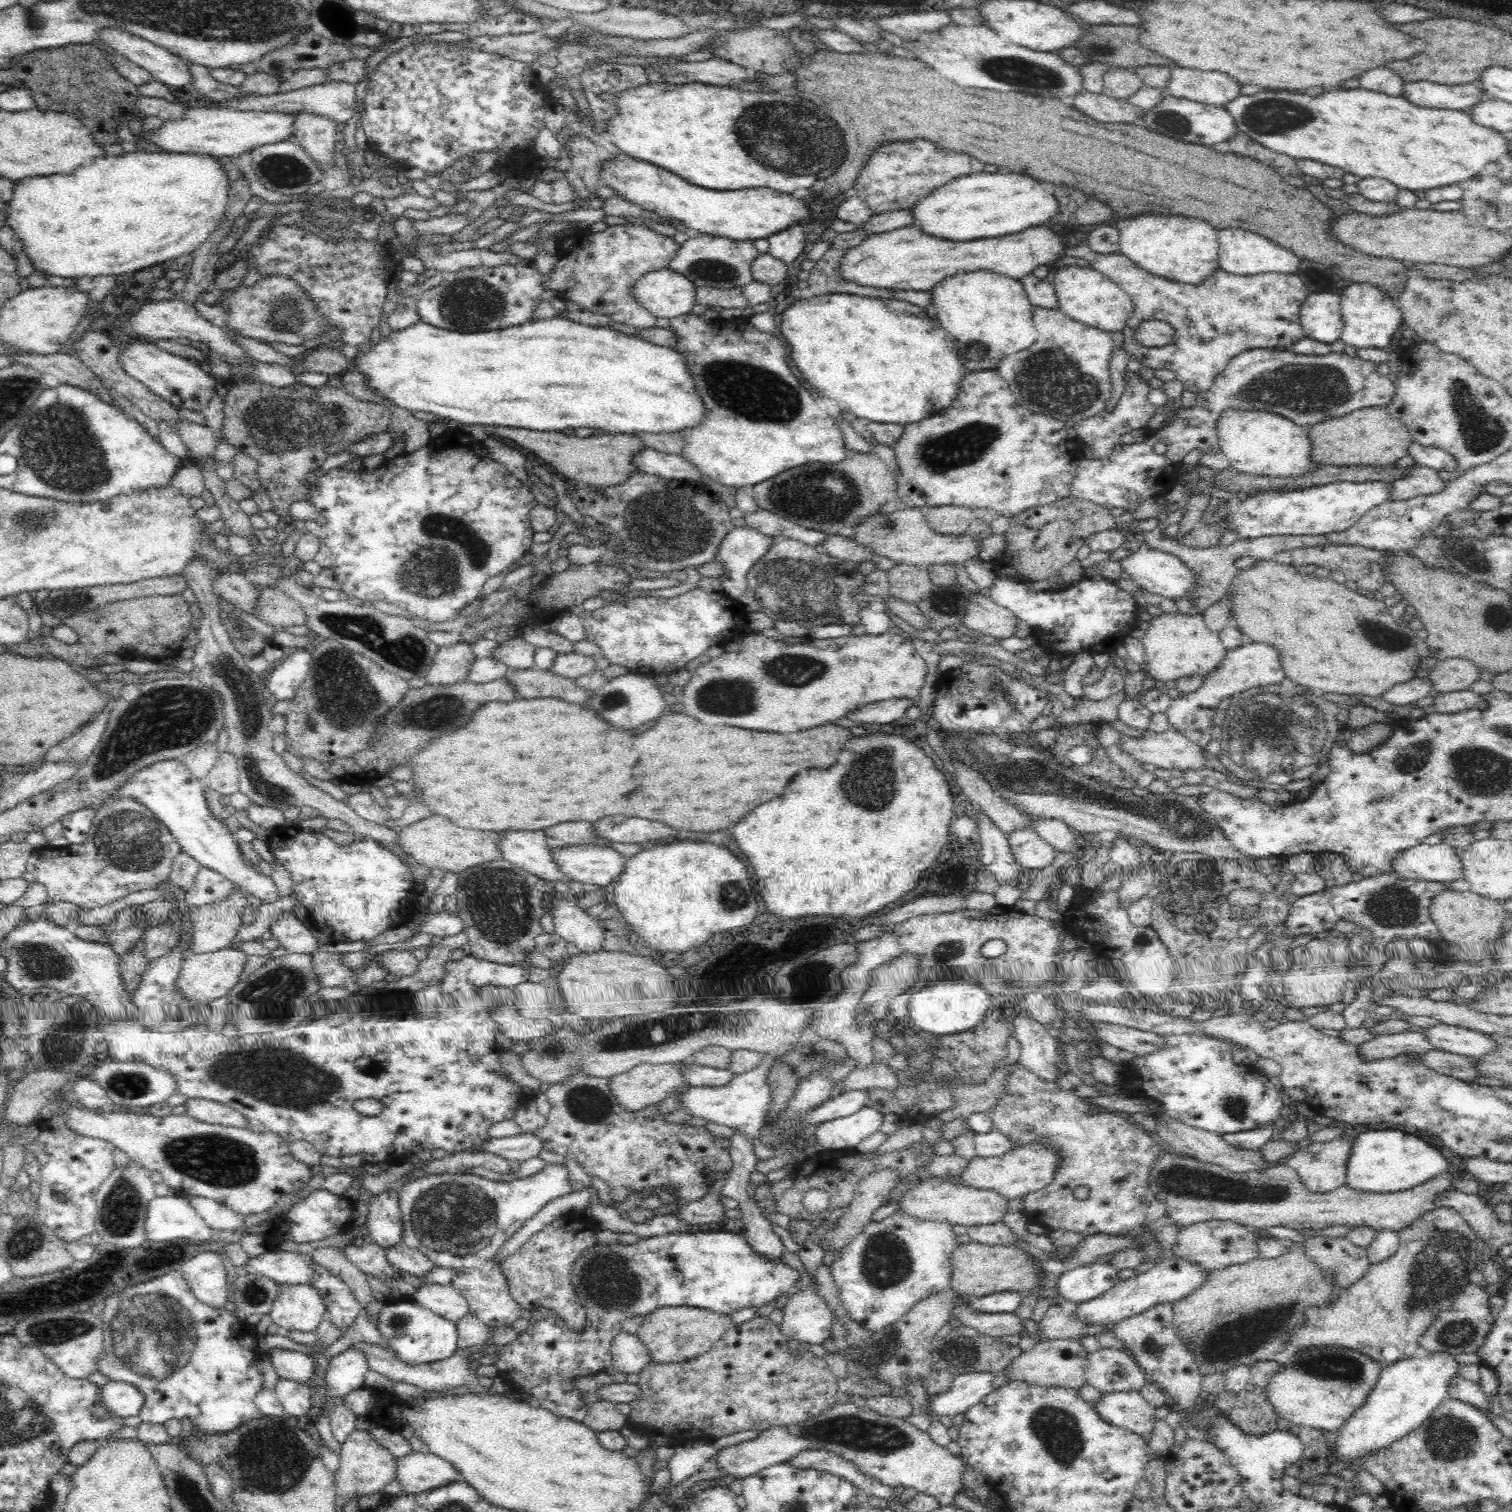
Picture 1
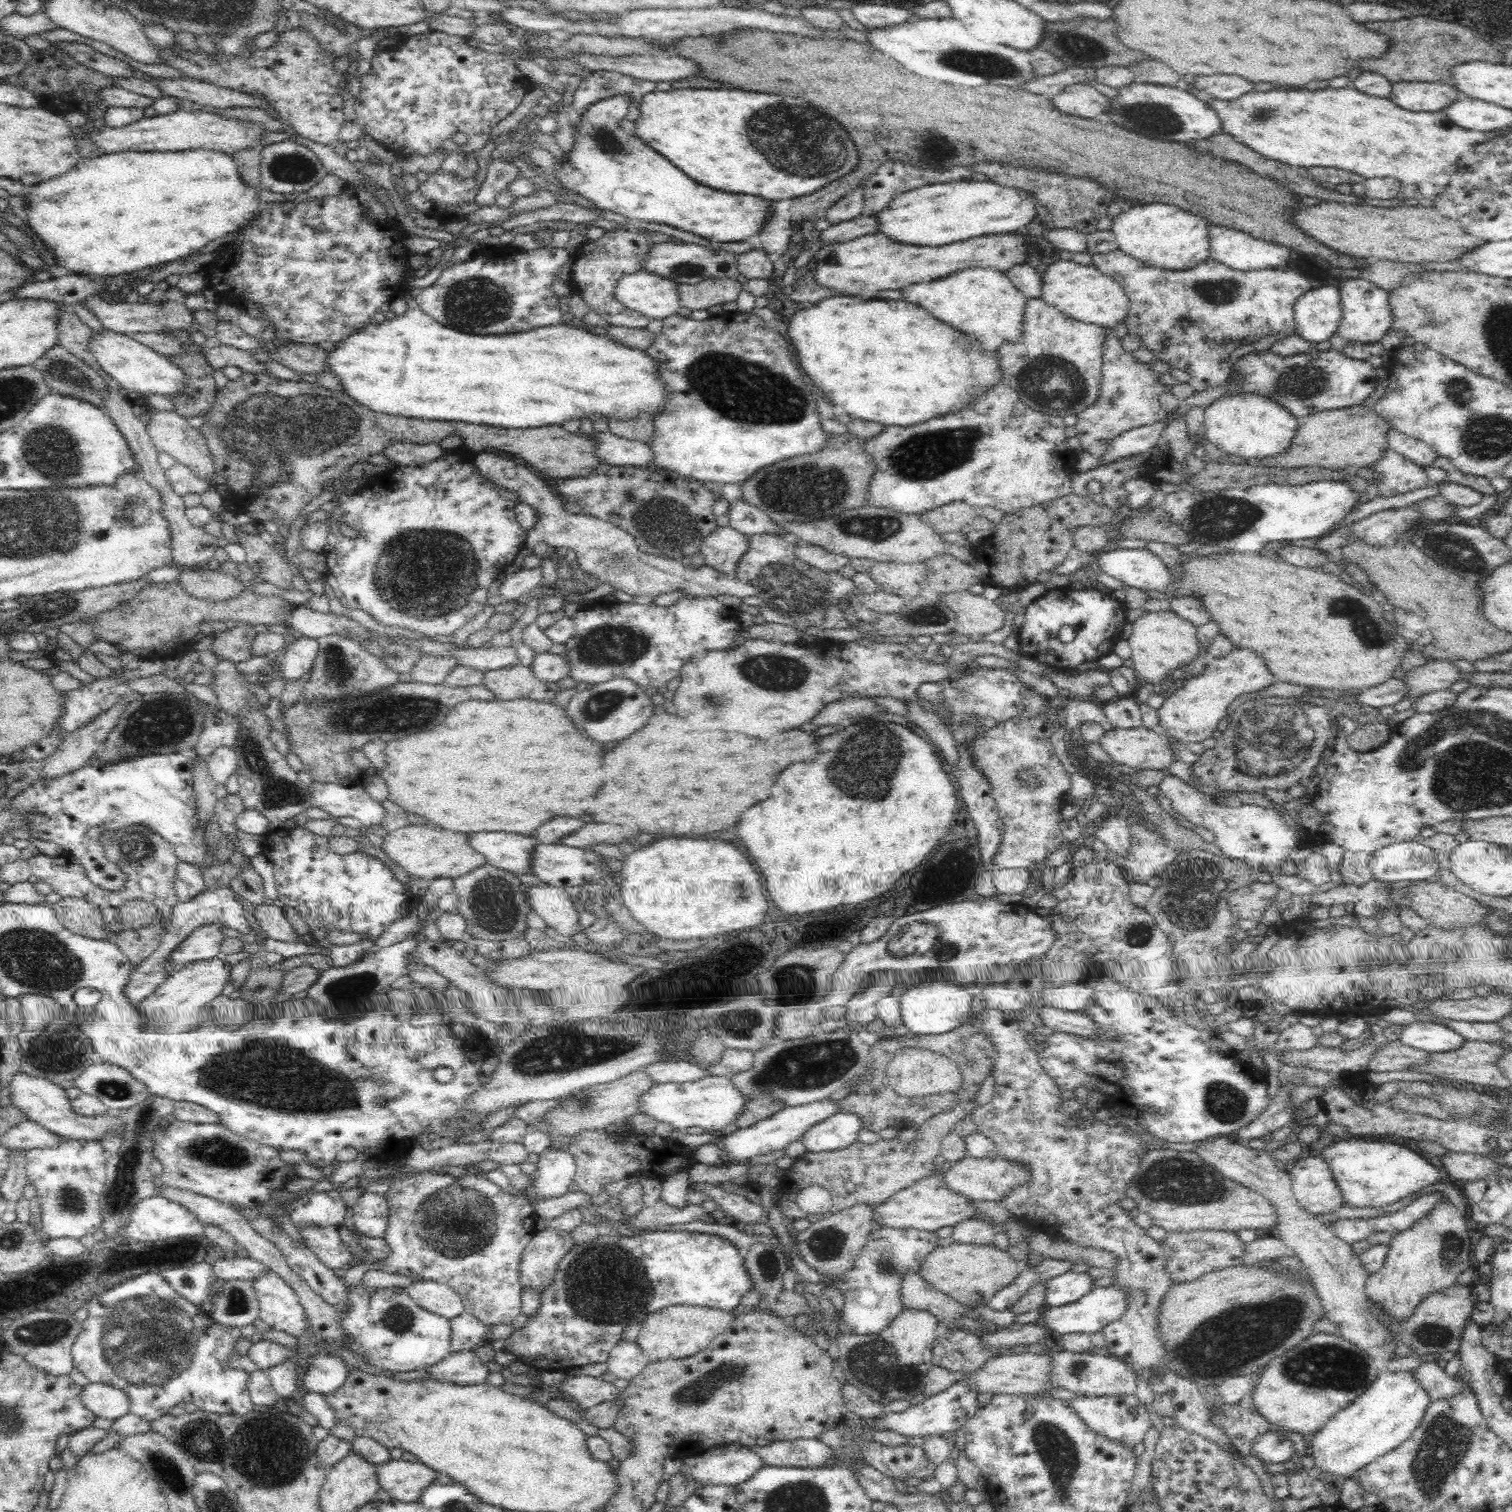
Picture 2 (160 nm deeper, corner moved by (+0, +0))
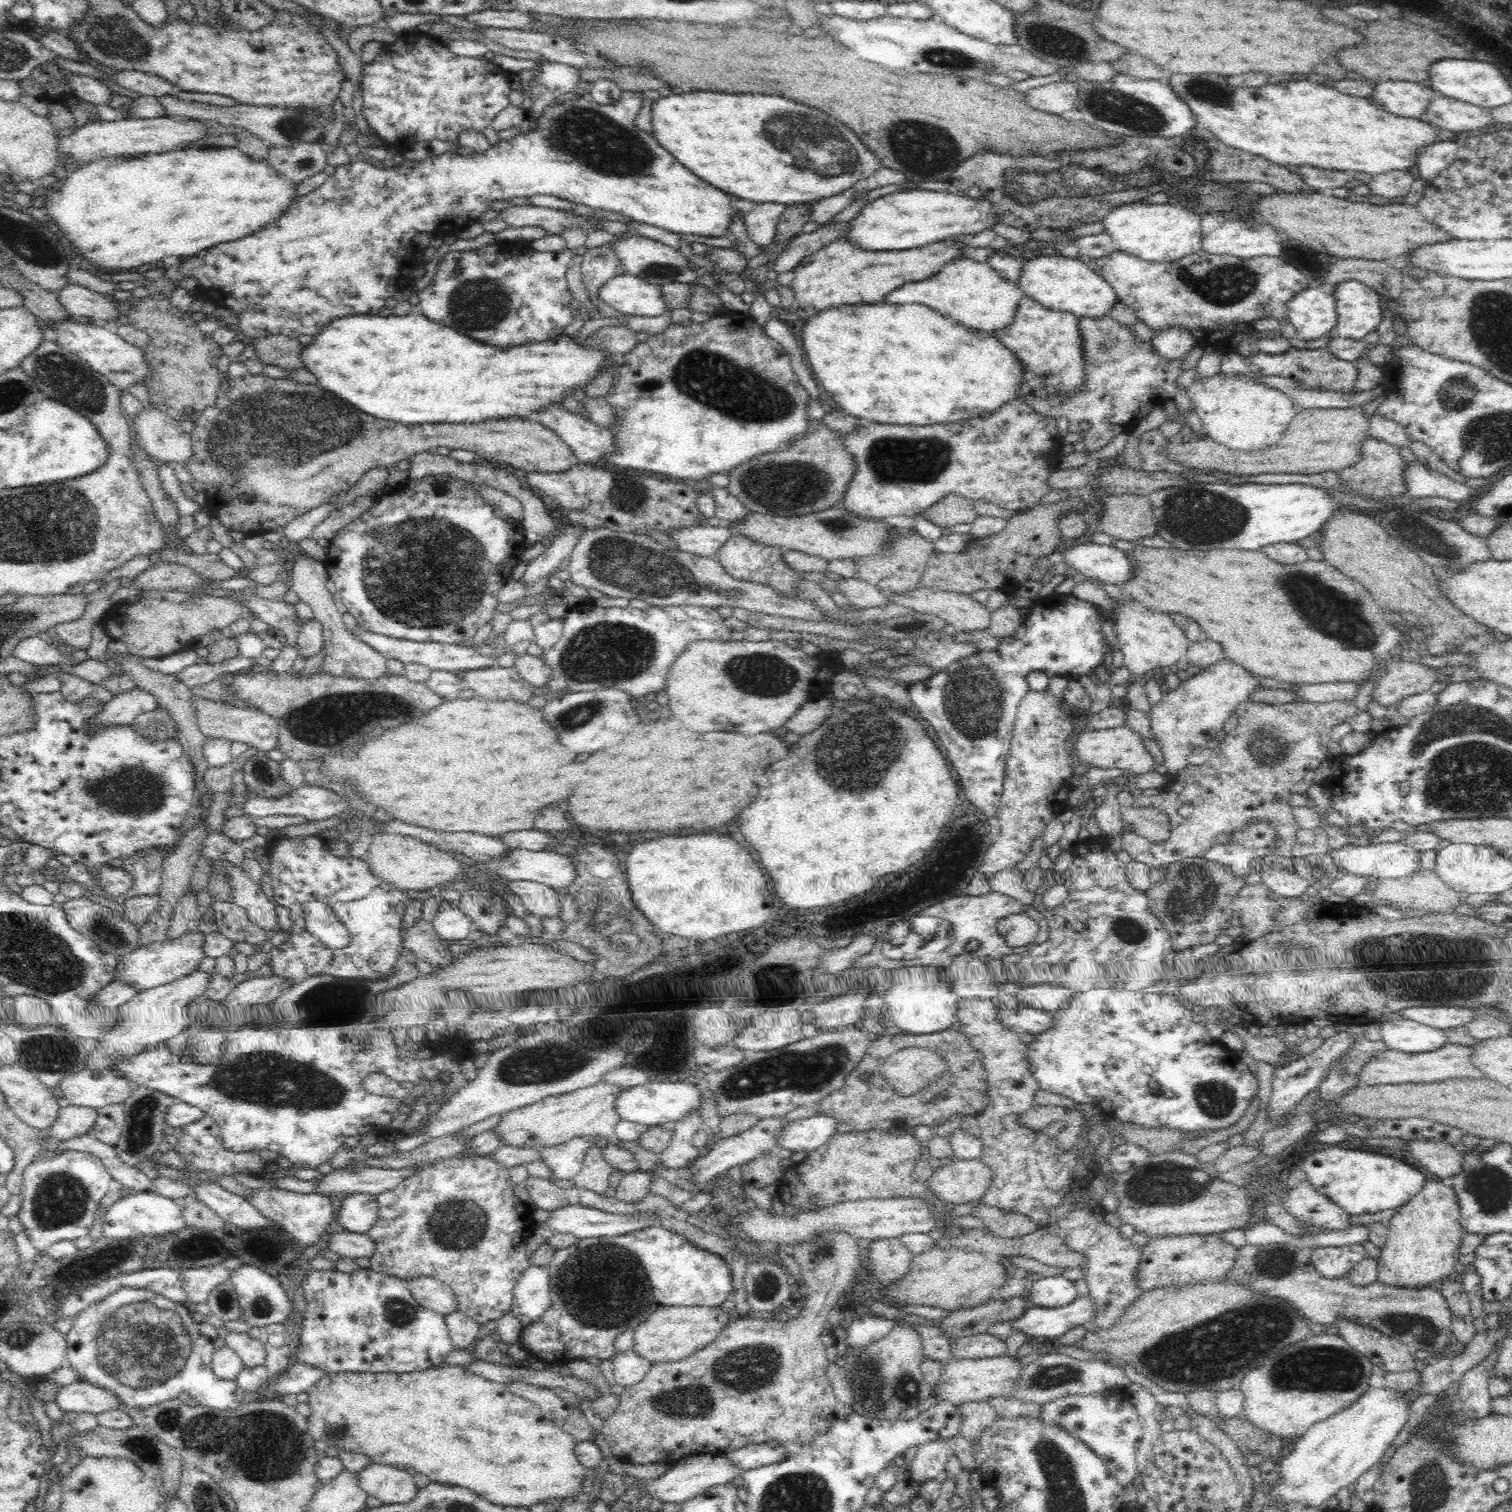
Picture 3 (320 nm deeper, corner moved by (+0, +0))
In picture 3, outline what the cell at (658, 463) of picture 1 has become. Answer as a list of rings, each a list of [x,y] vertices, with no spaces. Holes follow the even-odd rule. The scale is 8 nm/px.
[[[552,404],[542,410],[538,422],[556,433],[580,463],[603,464],[602,458],[616,448],[612,431],[593,423],[578,411],[566,410],[564,406]]]

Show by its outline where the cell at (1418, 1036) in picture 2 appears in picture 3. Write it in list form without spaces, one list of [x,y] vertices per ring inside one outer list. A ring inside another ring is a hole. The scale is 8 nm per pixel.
[[[1402,1017],[1381,1023],[1379,1032],[1386,1047],[1401,1053],[1427,1053],[1447,1043],[1441,1030]]]

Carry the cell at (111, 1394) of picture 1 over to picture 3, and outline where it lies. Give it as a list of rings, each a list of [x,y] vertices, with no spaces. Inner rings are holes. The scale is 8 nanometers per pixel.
[[[73,1381],[70,1384],[62,1385],[58,1388],[58,1394],[54,1398],[54,1402],[64,1412],[92,1412],[96,1415],[104,1410],[118,1409],[118,1399],[114,1397],[114,1393],[110,1393],[108,1389],[102,1389],[96,1385],[91,1385],[86,1381]]]

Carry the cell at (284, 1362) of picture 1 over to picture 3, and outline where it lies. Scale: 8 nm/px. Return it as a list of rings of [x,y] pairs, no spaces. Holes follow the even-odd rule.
[[[231,1331],[220,1339],[221,1344],[226,1344],[242,1361],[243,1366],[264,1365],[264,1343],[258,1338],[252,1338],[246,1332]]]

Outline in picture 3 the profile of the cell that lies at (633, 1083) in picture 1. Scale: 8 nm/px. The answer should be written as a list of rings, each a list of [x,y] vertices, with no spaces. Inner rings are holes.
[[[600,1081],[566,1094],[546,1096],[530,1106],[500,1114],[500,1120],[488,1131],[496,1133],[501,1146],[511,1148],[552,1148],[580,1136],[601,1136],[608,1143],[617,1145],[620,1140],[614,1133],[614,1127],[619,1122],[619,1118],[614,1109],[614,1100],[616,1100],[616,1094],[620,1094],[620,1090],[622,1090],[620,1086]]]

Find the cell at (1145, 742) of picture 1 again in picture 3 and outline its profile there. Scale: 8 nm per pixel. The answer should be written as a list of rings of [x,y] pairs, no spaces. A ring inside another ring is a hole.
[[[1124,726],[1107,730],[1082,731],[1076,738],[1073,746],[1073,763],[1087,764],[1091,767],[1110,770],[1110,768],[1122,768],[1132,775],[1144,774],[1151,771],[1155,765],[1152,756],[1146,751],[1135,732]]]

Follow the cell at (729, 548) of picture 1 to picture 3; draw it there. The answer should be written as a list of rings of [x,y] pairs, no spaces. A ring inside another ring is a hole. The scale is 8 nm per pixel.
[[[724,524],[680,526],[667,533],[681,551],[712,558],[716,557],[718,548],[728,540],[728,536],[733,534]]]

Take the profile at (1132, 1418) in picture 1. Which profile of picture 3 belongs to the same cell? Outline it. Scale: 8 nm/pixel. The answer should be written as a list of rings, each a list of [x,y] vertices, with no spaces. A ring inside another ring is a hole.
[[[1110,1389],[1096,1394],[1068,1394],[1043,1404],[1038,1415],[1038,1421],[1044,1425],[1060,1427],[1088,1446],[1122,1487],[1132,1485],[1139,1474],[1136,1455],[1143,1441],[1143,1432],[1132,1397],[1126,1389]]]

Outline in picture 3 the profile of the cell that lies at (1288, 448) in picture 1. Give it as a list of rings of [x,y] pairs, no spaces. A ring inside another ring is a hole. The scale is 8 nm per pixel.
[[[1216,372],[1210,378],[1197,378],[1187,389],[1192,410],[1200,418],[1201,426],[1214,442],[1234,450],[1256,450],[1272,446],[1298,408],[1286,394],[1265,386],[1258,377]]]

